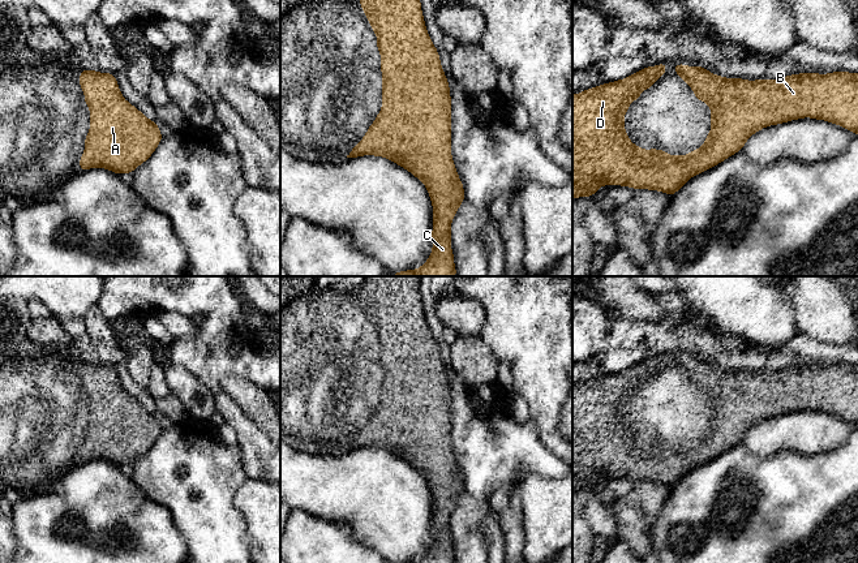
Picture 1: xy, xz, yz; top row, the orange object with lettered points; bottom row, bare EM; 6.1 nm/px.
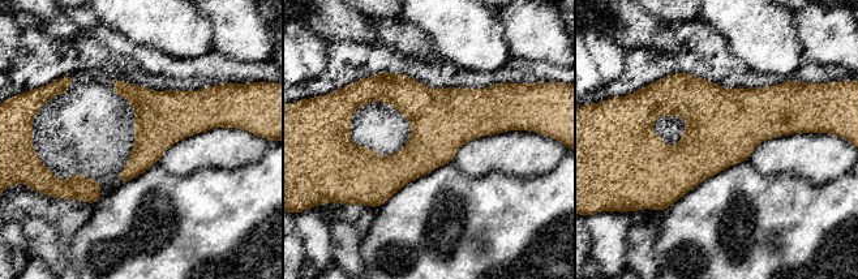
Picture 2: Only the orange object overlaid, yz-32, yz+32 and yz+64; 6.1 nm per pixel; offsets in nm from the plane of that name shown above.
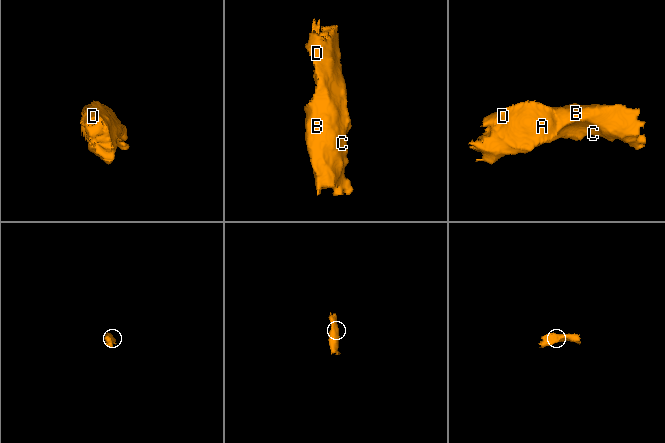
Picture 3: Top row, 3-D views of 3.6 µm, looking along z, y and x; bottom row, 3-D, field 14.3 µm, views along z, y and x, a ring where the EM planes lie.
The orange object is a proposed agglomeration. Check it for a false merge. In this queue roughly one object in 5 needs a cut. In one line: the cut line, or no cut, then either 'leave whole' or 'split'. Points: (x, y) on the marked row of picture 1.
no cut | leave whole

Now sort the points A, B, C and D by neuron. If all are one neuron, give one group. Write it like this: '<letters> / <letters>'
A B C D

